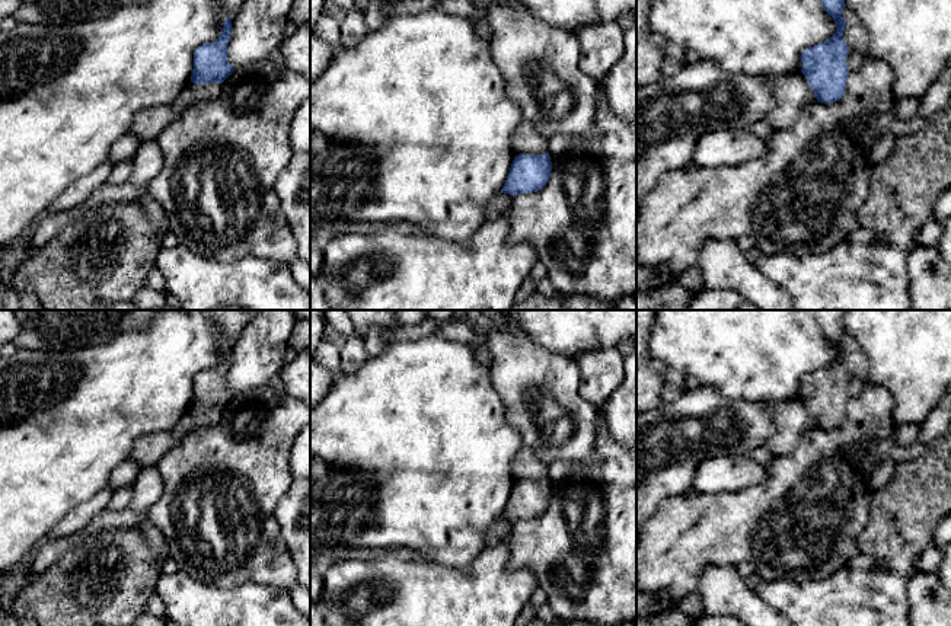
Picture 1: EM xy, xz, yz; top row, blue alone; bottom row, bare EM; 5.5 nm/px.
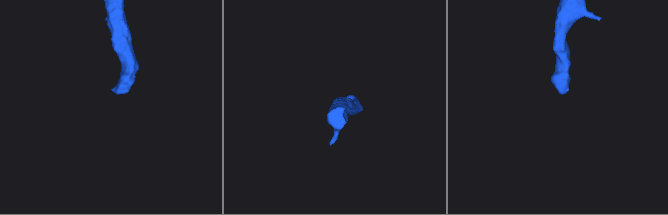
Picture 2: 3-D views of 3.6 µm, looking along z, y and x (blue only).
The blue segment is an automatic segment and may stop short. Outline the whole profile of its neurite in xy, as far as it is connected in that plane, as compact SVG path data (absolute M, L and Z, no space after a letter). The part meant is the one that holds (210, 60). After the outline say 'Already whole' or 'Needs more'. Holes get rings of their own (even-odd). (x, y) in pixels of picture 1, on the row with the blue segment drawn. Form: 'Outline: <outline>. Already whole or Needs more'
Outline: M224 17L224 26L214 42L200 45L194 52L191 82L178 98L165 106L141 109L134 115L130 131L143 141L157 140L160 132L182 114L204 100L218 96L220 84L234 70L227 61L227 45L232 35L232 20Z. Needs more

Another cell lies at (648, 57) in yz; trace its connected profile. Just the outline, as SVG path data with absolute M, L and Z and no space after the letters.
M636 0L636 92L663 77L664 54L652 42L647 22L651 3L652 0Z

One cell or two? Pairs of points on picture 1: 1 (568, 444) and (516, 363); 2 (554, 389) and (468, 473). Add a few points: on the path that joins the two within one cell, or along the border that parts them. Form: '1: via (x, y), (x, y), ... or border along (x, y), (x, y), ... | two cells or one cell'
1: via (567, 424), (565, 409), (536, 380) | one cell
2: border along (500, 396), (504, 414), (519, 430), (523, 446) | two cells

